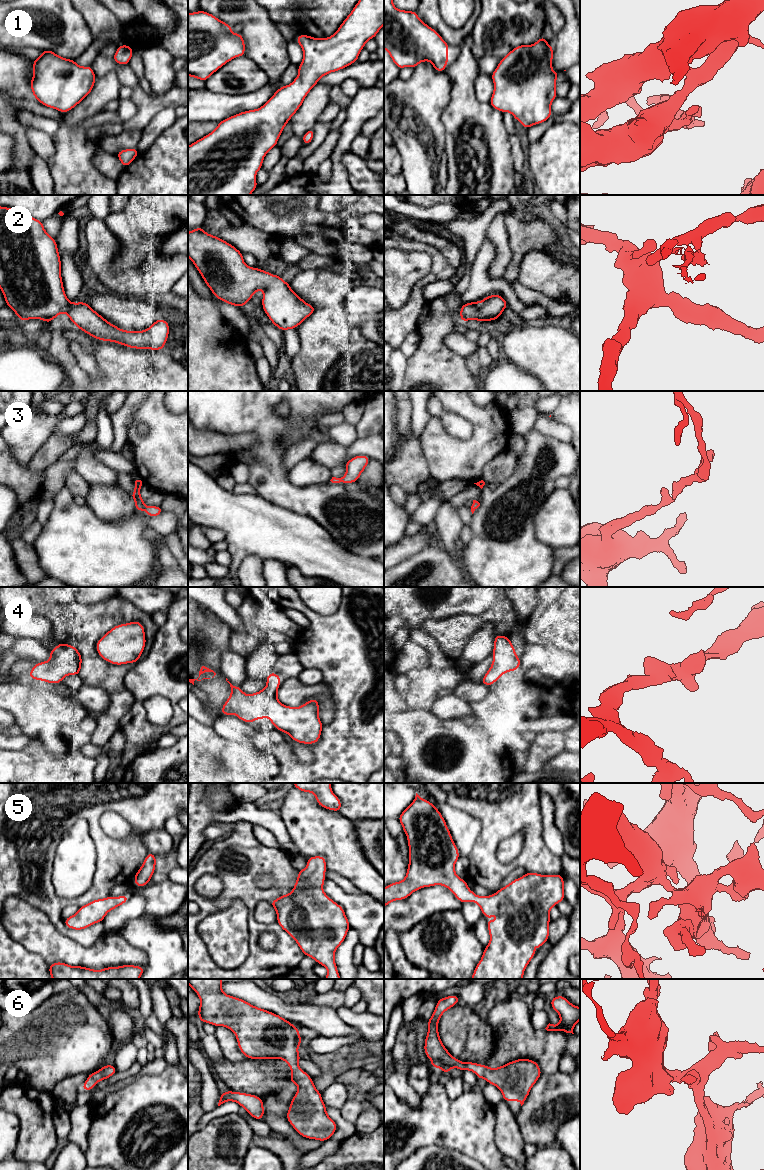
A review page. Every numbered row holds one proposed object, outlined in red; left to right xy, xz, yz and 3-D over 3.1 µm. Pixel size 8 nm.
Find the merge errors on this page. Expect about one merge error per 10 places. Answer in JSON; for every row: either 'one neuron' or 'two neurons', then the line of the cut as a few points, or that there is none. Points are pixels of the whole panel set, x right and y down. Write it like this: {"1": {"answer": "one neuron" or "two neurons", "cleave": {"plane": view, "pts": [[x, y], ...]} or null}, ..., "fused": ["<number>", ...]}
{"1": {"answer": "one neuron", "cleave": null}, "2": {"answer": "one neuron", "cleave": null}, "3": {"answer": "one neuron", "cleave": null}, "4": {"answer": "one neuron", "cleave": null}, "5": {"answer": "one neuron", "cleave": null}, "6": {"answer": "one neuron", "cleave": null}, "fused": []}

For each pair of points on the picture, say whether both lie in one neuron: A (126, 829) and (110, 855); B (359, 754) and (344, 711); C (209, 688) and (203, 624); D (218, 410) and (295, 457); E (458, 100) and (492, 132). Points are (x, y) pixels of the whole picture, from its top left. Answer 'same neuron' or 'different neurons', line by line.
A: different neurons
B: same neuron
C: same neuron
D: different neurons
E: same neuron

